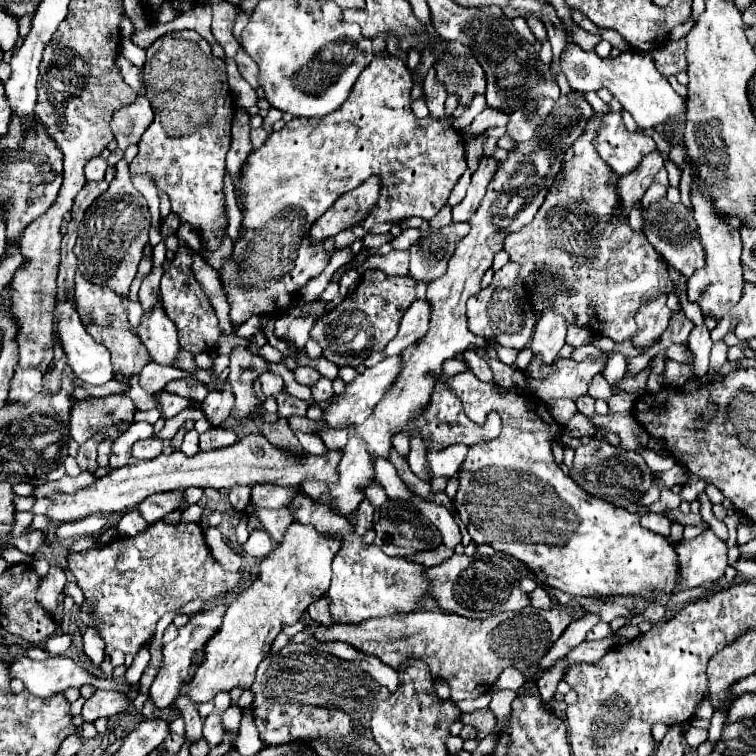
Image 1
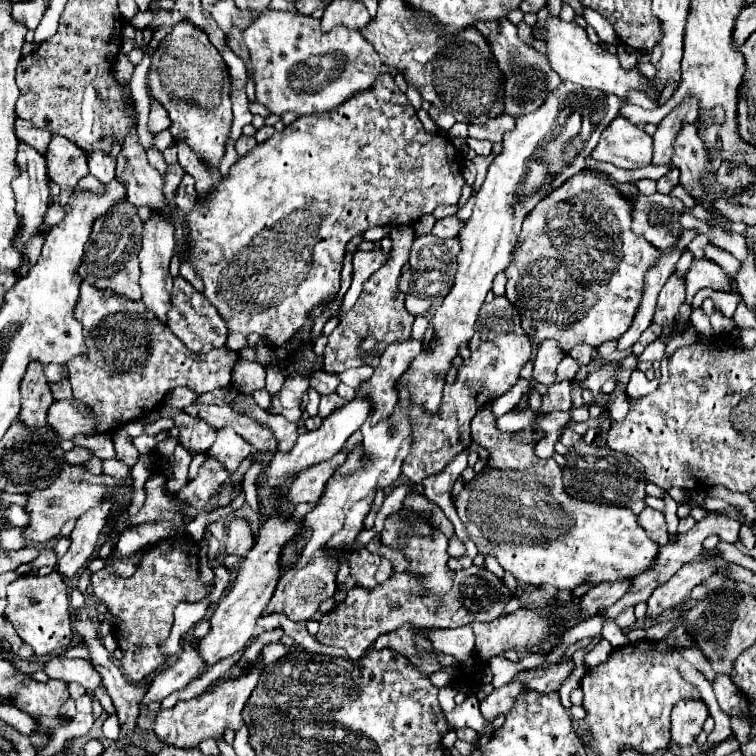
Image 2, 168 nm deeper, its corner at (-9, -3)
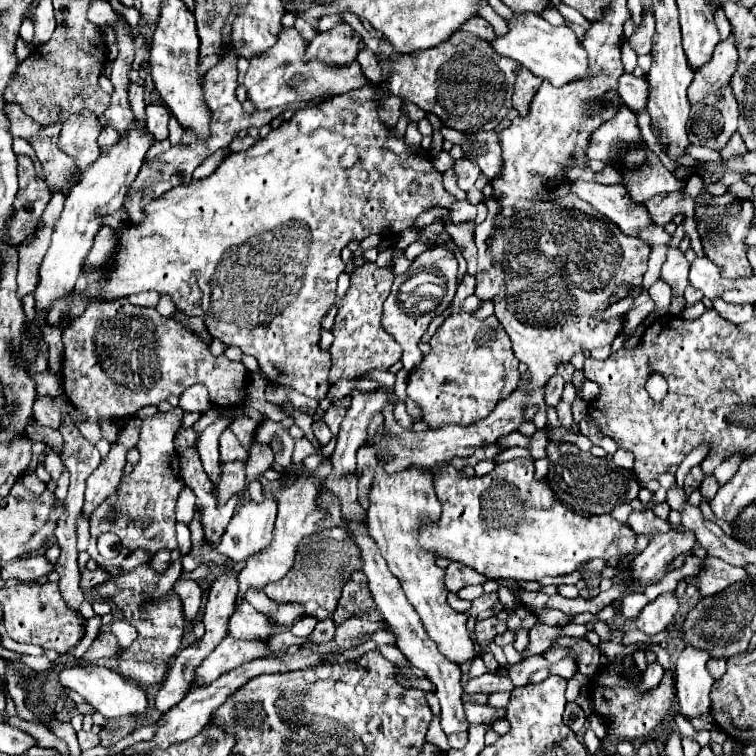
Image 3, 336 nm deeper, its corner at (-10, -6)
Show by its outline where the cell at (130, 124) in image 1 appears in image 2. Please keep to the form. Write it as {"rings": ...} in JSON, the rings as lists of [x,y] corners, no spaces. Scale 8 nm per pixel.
{"rings":[[[152,100],[152,104],[150,104],[150,122],[148,124],[150,124],[152,134],[158,134],[158,132],[170,128],[170,120],[166,116],[166,110],[156,100]]]}

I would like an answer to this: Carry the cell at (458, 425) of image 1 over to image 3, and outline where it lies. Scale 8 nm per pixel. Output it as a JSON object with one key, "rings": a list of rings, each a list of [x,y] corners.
{"rings":[[[473,313],[451,315],[435,331],[429,343],[431,353],[409,373],[407,395],[419,405],[421,421],[431,429],[445,425],[469,427],[477,423],[519,385],[519,359],[511,349],[505,327],[495,315],[483,321]]]}

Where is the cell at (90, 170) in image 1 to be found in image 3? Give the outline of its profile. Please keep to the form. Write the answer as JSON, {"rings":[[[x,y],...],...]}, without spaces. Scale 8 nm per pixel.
{"rings":[[[109,125],[103,127],[101,133],[99,133],[99,147],[101,147],[101,151],[113,147],[117,143],[117,139],[119,139],[119,133],[113,127],[109,127]]]}

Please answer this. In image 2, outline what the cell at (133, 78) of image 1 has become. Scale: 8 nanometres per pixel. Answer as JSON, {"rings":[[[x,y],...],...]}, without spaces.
{"rings":[[[118,54],[116,56],[116,62],[114,62],[114,76],[118,78],[118,80],[130,80],[130,76],[132,76],[132,72],[134,72],[134,66],[130,64],[130,60],[128,60],[128,56],[126,54]]]}

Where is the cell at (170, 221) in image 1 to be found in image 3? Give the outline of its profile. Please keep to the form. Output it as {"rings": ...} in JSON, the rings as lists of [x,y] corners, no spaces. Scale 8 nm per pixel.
{"rings":[[[221,148],[216,151],[213,155],[208,157],[195,171],[193,172],[193,179],[199,180],[209,176],[215,169],[219,166],[219,164],[223,161],[223,159],[229,154],[228,148]]]}

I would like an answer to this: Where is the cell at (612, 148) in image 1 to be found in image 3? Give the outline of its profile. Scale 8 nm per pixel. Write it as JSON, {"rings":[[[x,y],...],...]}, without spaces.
{"rings":[[[623,105],[613,119],[592,133],[586,155],[588,159],[599,159],[609,167],[617,167],[625,149],[641,143],[643,137],[637,125],[637,117]]]}

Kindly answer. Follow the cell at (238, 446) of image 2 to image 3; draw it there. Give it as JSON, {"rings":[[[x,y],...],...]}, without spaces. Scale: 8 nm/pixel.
{"rings":[[[225,429],[219,437],[219,451],[221,451],[223,463],[229,463],[229,461],[245,463],[249,459],[249,451],[239,443],[239,439],[229,429]]]}

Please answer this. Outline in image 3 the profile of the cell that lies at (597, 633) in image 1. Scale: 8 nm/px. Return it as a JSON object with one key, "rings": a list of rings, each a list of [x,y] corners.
{"rings":[[[568,702],[565,707],[565,715],[563,715],[563,721],[575,729],[575,733],[581,733],[585,729],[585,713],[583,709],[575,702]]]}

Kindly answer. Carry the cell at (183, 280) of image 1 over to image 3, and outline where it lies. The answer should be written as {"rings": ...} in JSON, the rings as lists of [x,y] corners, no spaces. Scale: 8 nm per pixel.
{"rings":[[[175,309],[173,319],[175,319],[177,323],[181,323],[189,333],[197,335],[197,337],[207,345],[207,347],[211,345],[213,337],[211,337],[211,333],[209,333],[209,329],[207,329],[207,325],[205,325],[203,319],[199,319],[199,317],[189,317],[189,315],[185,315],[185,313],[179,311],[179,309]]]}

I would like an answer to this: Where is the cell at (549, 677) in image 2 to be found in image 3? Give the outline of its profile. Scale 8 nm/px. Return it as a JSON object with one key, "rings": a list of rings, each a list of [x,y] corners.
{"rings":[[[485,673],[481,677],[473,677],[467,681],[465,693],[495,693],[495,691],[513,691],[515,685],[511,677],[499,677],[495,673]]]}

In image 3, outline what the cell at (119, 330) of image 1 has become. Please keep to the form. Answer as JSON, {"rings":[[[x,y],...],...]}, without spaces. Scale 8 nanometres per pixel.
{"rings":[[[91,299],[85,313],[63,331],[63,345],[63,391],[71,405],[85,415],[85,421],[77,423],[77,429],[91,445],[97,445],[103,439],[101,421],[131,419],[147,405],[159,405],[171,395],[181,397],[183,391],[195,383],[205,385],[209,391],[209,401],[225,409],[241,407],[245,399],[247,369],[241,361],[229,361],[225,355],[215,357],[207,347],[203,347],[203,343],[199,343],[199,339],[195,339],[195,335],[187,335],[179,323],[173,323],[171,319],[165,319],[163,323],[163,317],[155,309],[135,307],[125,299]]]}

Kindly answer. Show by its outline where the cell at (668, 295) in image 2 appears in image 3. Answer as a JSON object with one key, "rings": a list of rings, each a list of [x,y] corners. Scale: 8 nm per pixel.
{"rings":[[[671,247],[667,253],[667,261],[663,263],[661,269],[661,279],[671,287],[675,297],[683,297],[683,291],[689,285],[687,271],[689,271],[689,261],[679,249]]]}

